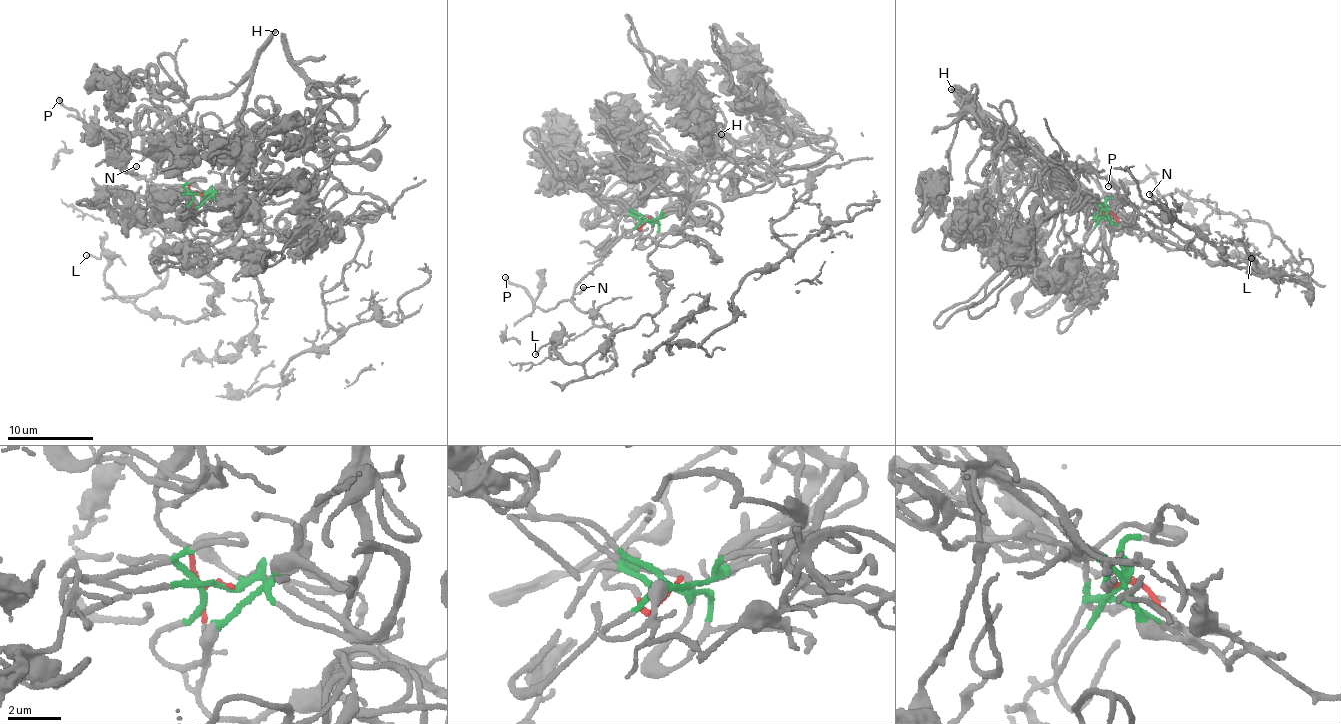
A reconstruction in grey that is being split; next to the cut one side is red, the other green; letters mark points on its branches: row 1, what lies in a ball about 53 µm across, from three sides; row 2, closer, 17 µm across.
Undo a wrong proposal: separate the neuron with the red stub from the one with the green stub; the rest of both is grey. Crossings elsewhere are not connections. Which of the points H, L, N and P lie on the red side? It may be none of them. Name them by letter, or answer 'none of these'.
L, N, P

